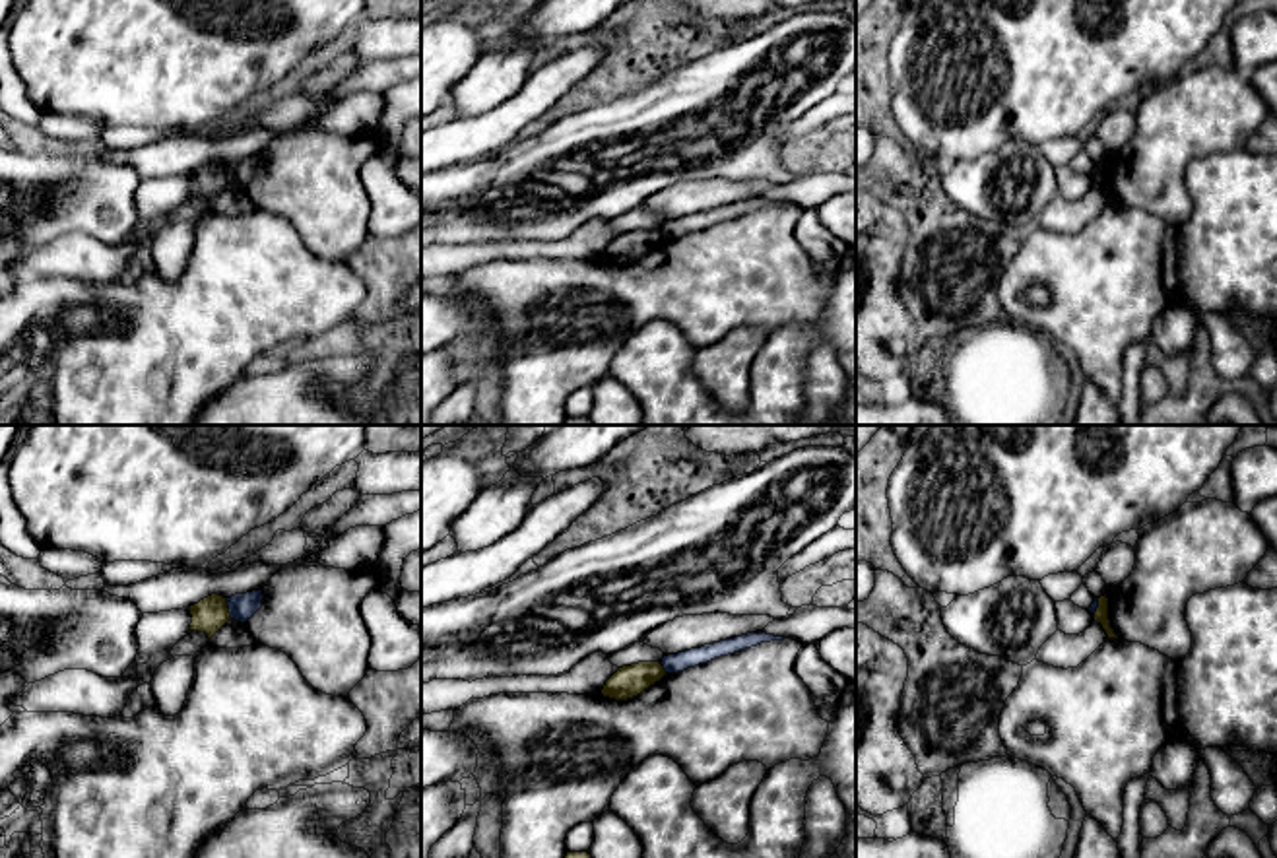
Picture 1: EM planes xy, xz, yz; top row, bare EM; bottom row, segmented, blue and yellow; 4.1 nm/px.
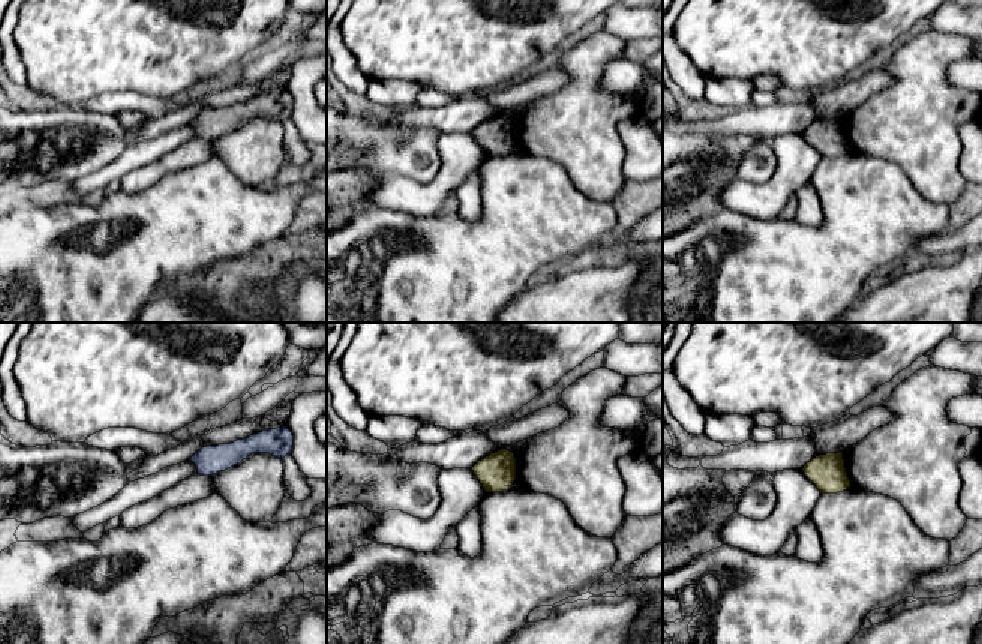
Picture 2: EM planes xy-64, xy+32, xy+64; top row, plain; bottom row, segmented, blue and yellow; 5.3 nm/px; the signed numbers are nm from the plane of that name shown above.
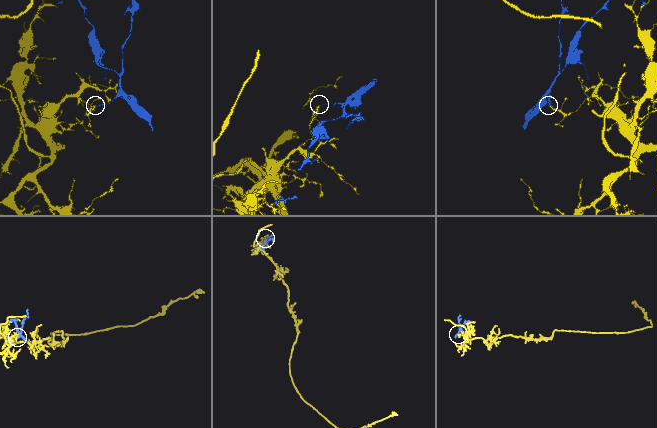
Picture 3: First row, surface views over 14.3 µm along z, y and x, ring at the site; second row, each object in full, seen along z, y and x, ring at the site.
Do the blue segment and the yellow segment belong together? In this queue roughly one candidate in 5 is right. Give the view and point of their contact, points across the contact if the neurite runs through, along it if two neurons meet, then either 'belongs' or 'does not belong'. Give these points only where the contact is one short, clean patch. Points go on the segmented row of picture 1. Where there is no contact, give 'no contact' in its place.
xy (228, 606) | along xy (226, 598), (231, 618) | does not belong

